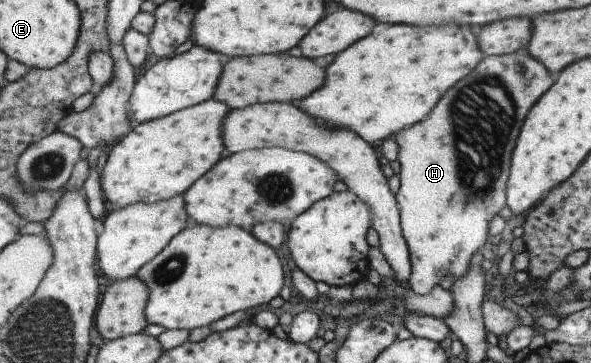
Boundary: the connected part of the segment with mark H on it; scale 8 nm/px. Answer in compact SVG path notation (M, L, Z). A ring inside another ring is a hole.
M523 50L486 56L477 71L469 75L469 79L457 83L457 87L453 87L453 91L449 91L449 95L437 103L437 111L433 111L429 119L396 133L395 139L401 147L398 159L401 165L400 188L396 197L413 265L408 288L419 295L429 295L449 275L457 280L469 273L473 255L489 241L491 221L508 205L511 157L516 150L525 117L528 119L532 107L552 89L557 78L539 61ZM485 105L493 117L483 117L479 121L479 111L485 111Z

